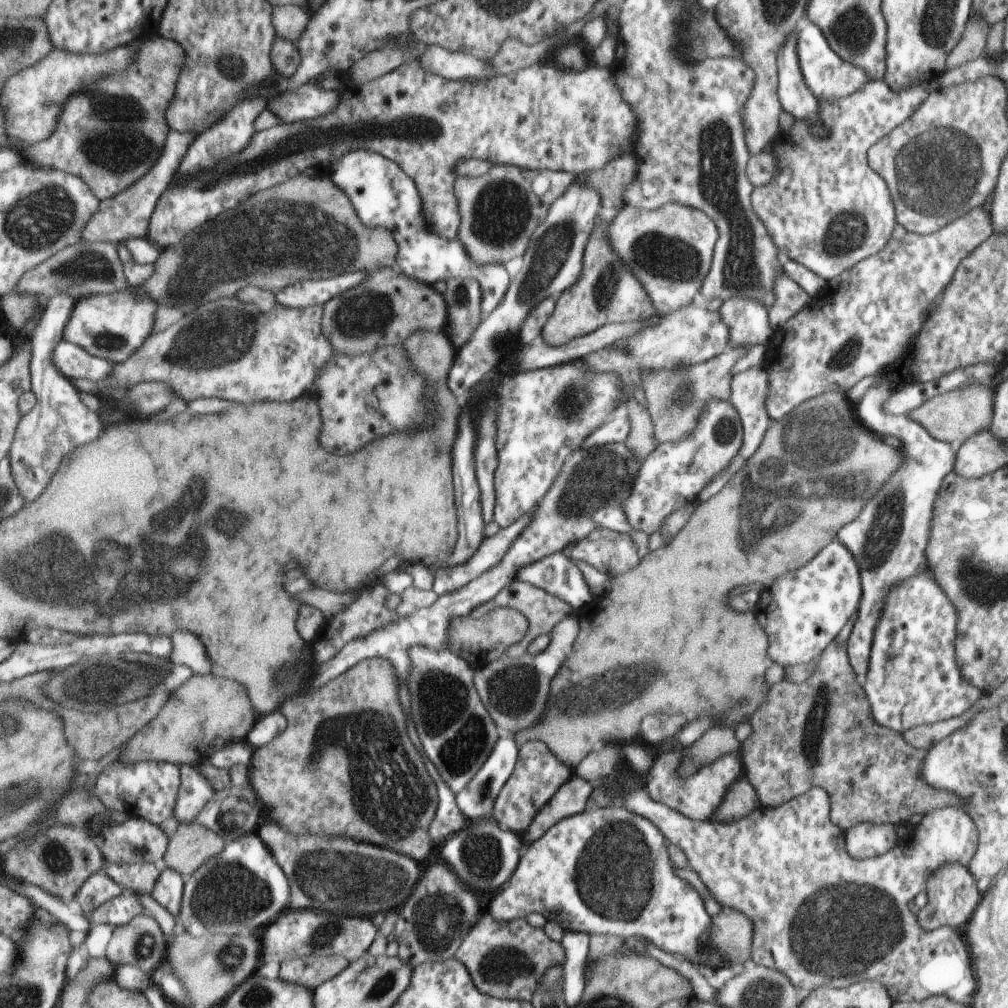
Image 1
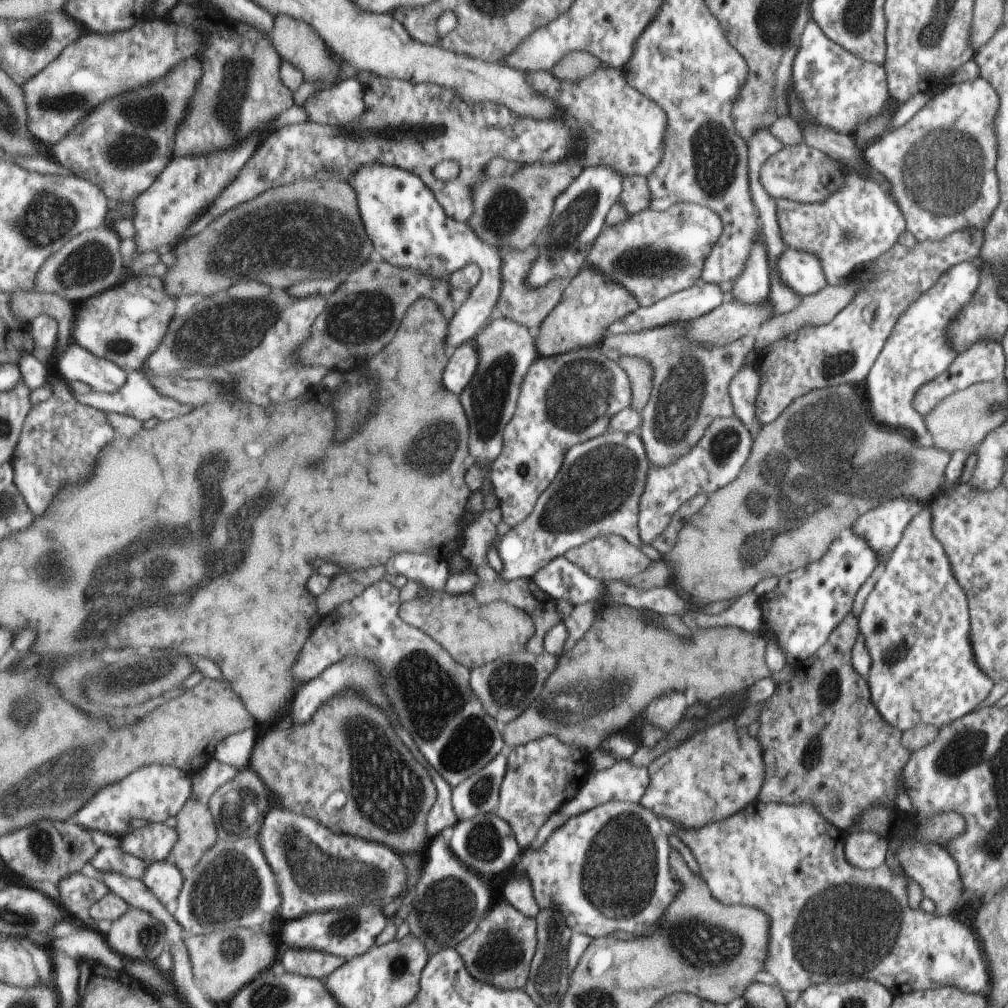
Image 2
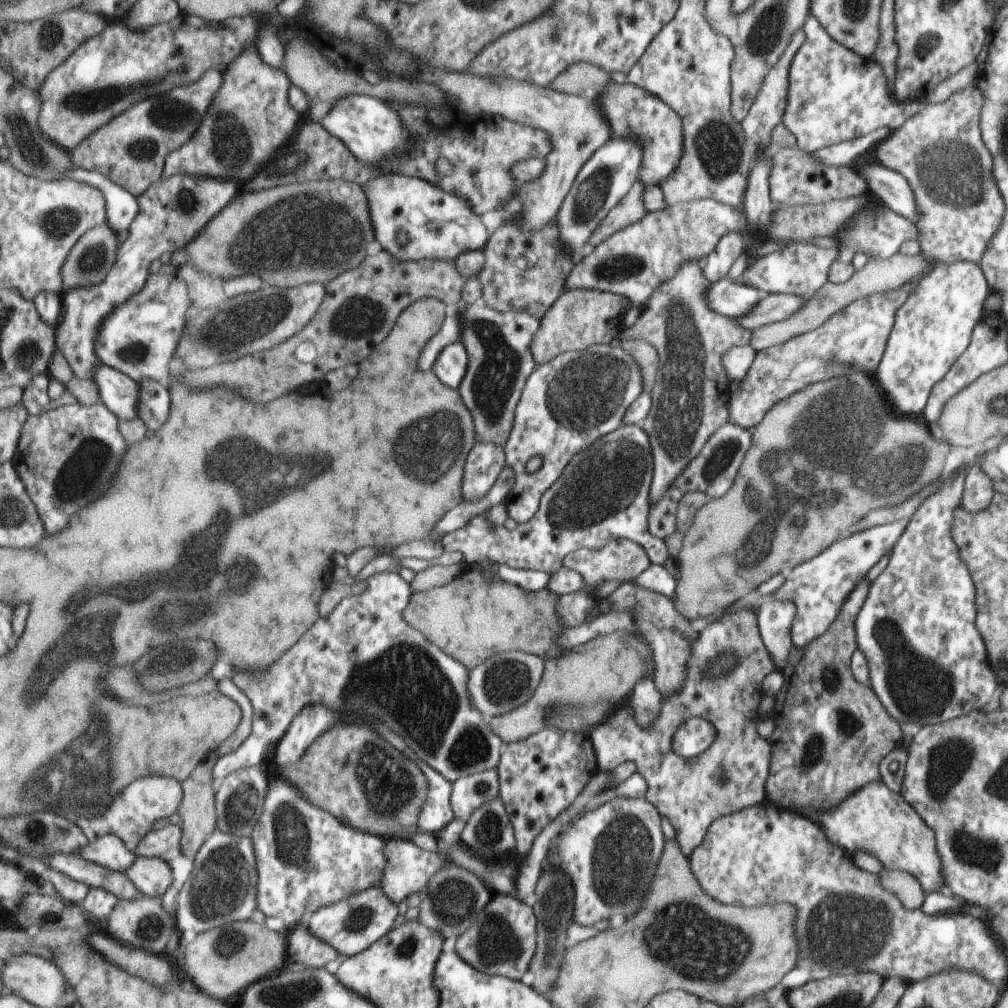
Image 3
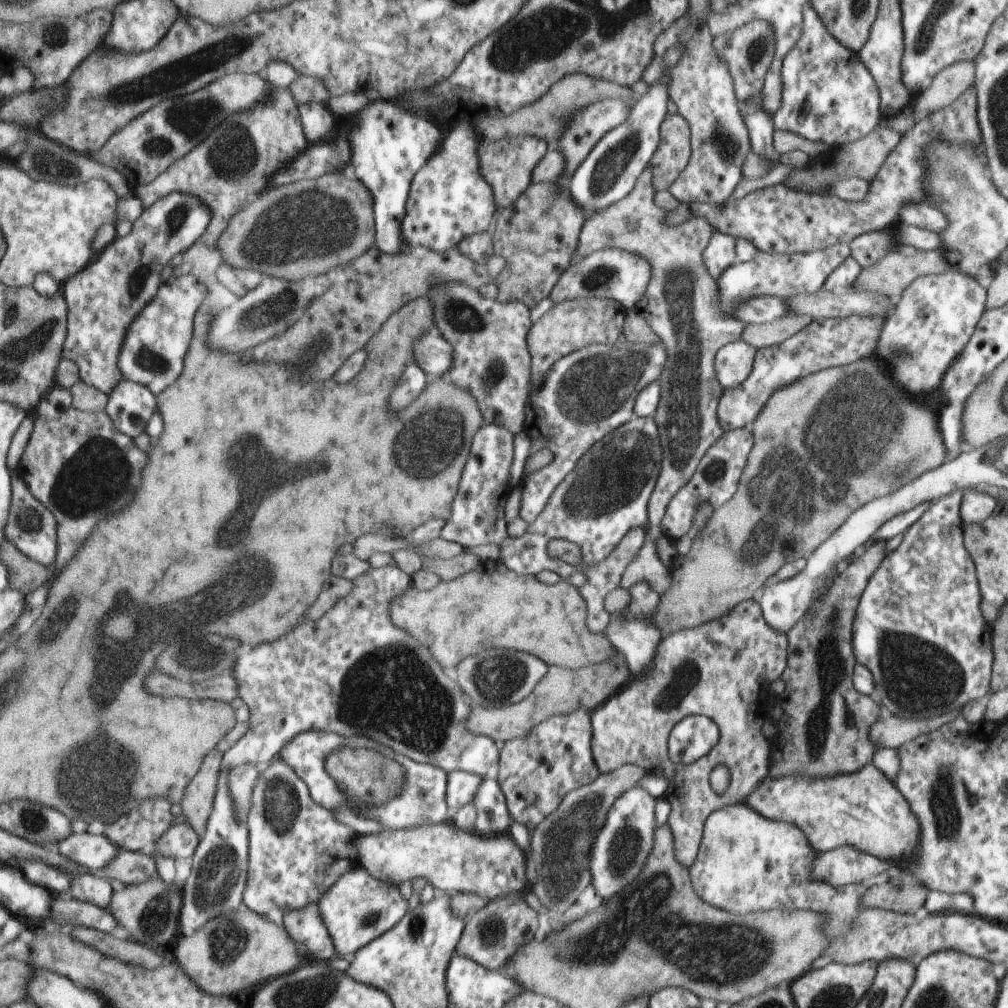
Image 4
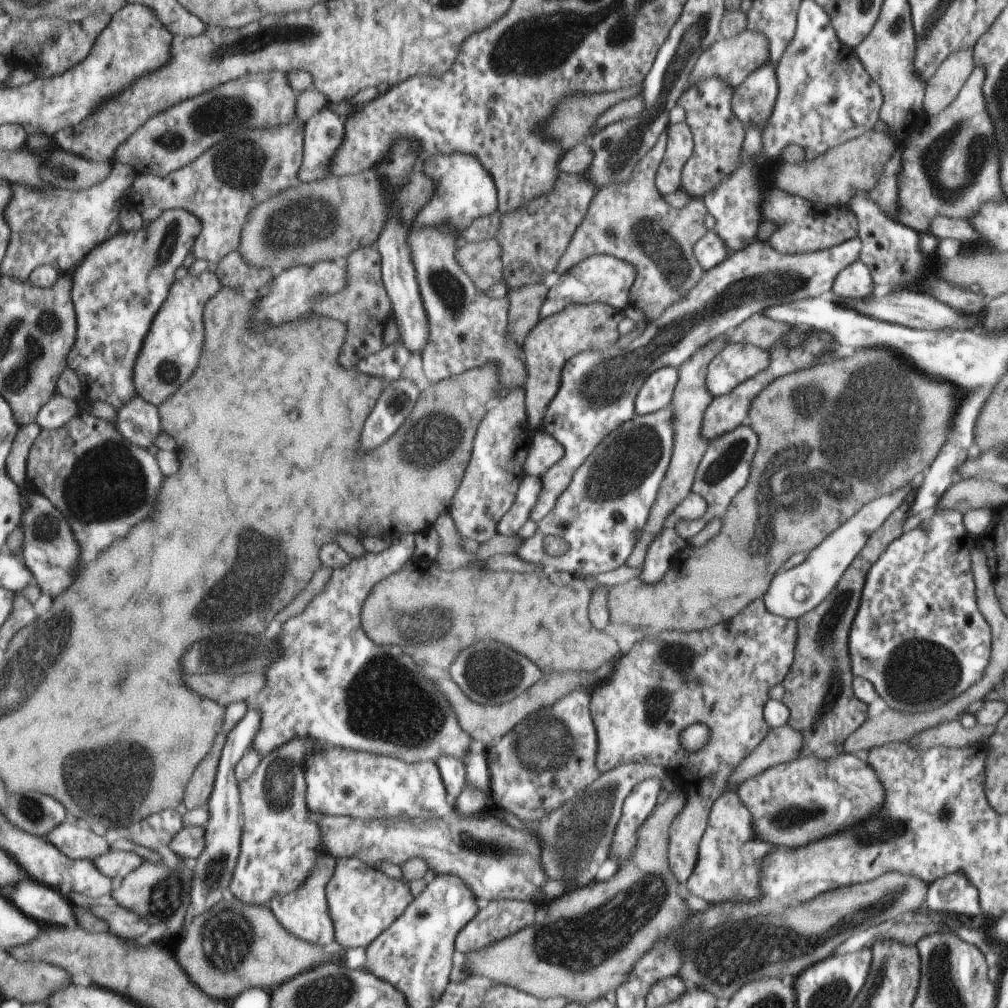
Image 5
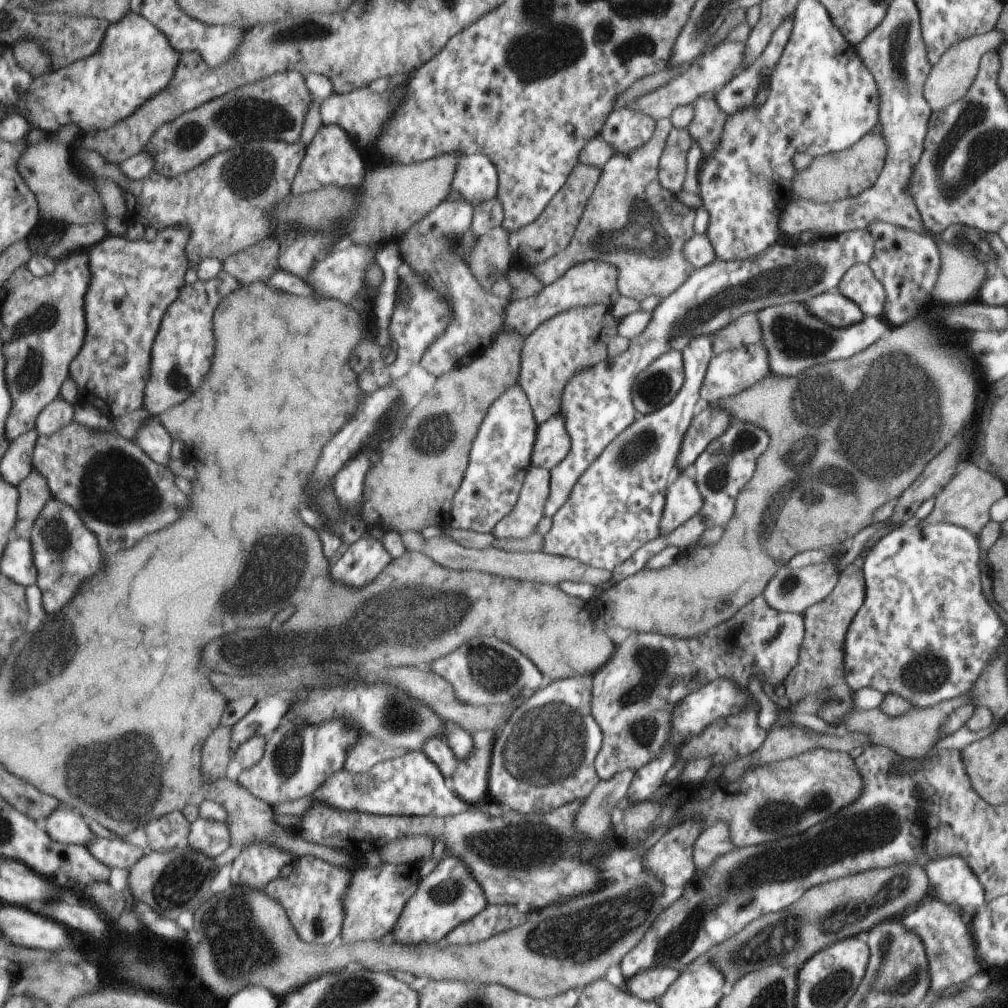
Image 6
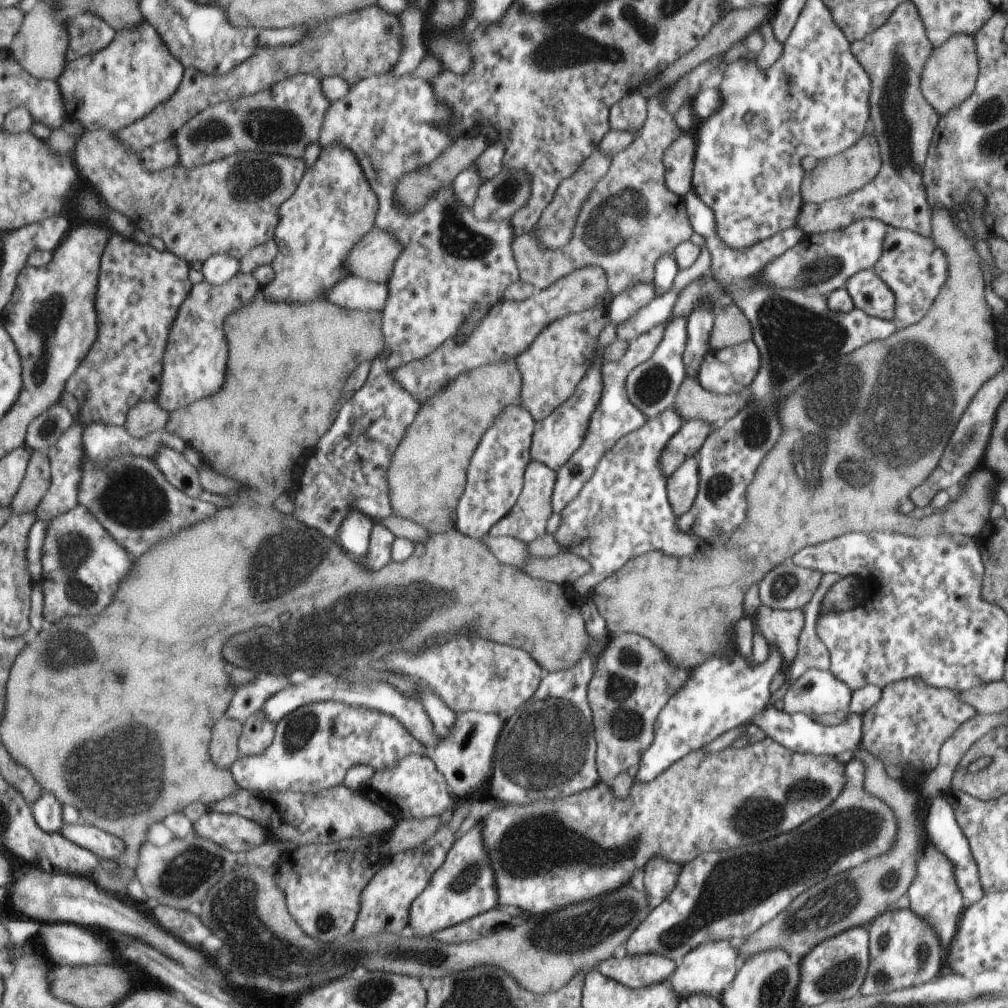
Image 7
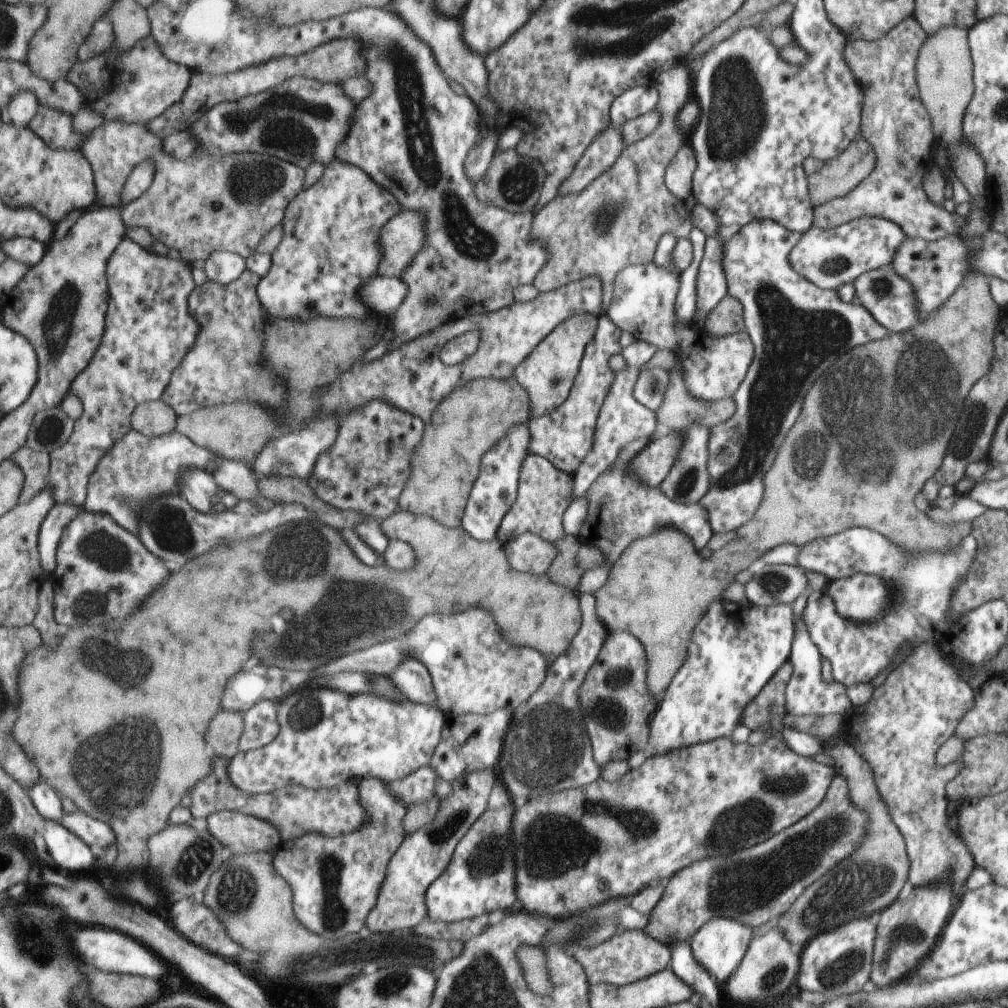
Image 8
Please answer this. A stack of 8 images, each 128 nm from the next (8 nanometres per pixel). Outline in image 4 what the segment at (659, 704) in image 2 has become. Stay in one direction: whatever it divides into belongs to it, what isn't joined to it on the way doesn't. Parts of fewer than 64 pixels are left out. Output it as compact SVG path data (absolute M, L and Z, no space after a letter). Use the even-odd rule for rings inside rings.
M646 166L627 196L609 205L607 209L597 211L584 219L574 254L584 257L601 249L620 248L648 259L648 263L652 267L648 288L645 289L644 296L636 304L635 310L648 319L647 326L658 338L664 350L667 351L667 364L662 366L657 380L660 392L658 403L651 416L655 420L656 426L659 427L662 458L665 457L665 462L660 462L661 478L656 478L657 490L652 490L653 502L649 502L649 530L645 530L644 544L641 545L639 553L624 570L619 586L629 590L637 583L646 582L649 588L659 596L671 584L671 578L667 574L664 564L660 561L661 558L656 554L656 538L662 536L660 532L661 518L667 512L668 502L691 480L692 474L699 466L700 458L723 434L723 427L716 418L716 406L719 404L724 388L716 379L715 356L723 345L739 340L745 324L722 311L715 279L704 266L703 252L708 245L707 240L711 236L711 228L709 228L707 219L695 217L674 227L669 227L667 211L654 202L653 189L651 167Z

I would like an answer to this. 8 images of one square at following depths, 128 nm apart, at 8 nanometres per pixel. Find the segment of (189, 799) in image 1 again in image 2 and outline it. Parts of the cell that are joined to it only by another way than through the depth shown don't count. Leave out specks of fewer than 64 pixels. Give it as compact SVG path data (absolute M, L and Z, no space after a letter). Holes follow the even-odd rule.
M213 759L196 774L192 775L192 796L207 802L223 784L231 782L241 771L227 763Z

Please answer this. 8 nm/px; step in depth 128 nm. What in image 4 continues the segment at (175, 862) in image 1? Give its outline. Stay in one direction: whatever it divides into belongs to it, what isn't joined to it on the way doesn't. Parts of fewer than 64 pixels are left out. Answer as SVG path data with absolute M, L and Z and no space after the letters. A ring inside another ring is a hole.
M219 747L213 749L204 758L198 773L188 784L182 798L182 814L186 817L187 824L196 830L200 838L208 829L208 822L214 811L214 802L223 770L224 753Z

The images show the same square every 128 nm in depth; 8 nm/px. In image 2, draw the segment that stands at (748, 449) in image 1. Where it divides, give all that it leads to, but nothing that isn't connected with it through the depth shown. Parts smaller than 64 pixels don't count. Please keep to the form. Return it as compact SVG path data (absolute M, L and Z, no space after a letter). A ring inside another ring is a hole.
M744 365L731 378L731 383L728 385L728 394L731 396L734 415L744 423L749 432L752 431L752 436L755 436L755 432L758 433L758 437L752 438L752 443L758 440L763 429L754 415L759 383L760 378L755 366Z

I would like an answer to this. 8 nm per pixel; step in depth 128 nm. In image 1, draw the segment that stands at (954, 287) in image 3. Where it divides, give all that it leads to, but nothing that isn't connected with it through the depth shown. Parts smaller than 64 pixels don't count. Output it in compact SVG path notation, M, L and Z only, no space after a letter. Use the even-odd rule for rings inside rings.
M914 342L910 345L909 350L906 351L905 355L902 355L897 361L892 362L892 365L885 367L885 370L878 371L877 375L880 380L869 387L865 394L860 400L860 404L857 405L857 414L864 424L865 428L869 432L873 432L881 439L885 439L894 442L897 446L901 447L902 461L900 465L895 467L895 470L888 476L888 479L881 484L881 487L877 492L870 496L866 500L864 506L861 507L859 516L853 519L853 522L849 522L845 526L845 530L837 533L837 540L844 544L845 548L848 548L849 552L855 556L857 566L861 569L861 574L865 574L865 598L861 598L861 610L857 610L856 618L853 621L848 639L845 642L845 650L848 656L848 662L852 667L852 670L857 678L857 682L863 685L863 690L869 706L871 707L871 715L873 720L882 727L894 730L895 732L902 733L904 730L912 729L916 726L927 726L935 725L938 722L948 721L952 718L960 717L963 713L967 712L973 704L979 701L979 698L983 696L983 692L975 688L972 684L966 683L957 670L957 665L954 659L954 646L953 637L955 636L955 609L952 604L946 599L945 593L942 591L938 583L934 581L934 576L930 572L928 565L926 564L926 557L924 556L924 550L927 546L929 533L932 525L932 512L934 502L937 498L937 491L941 486L942 478L951 470L955 468L955 447L949 443L938 441L932 436L929 436L928 431L924 429L919 423L913 422L910 416L907 415L890 415L888 412L883 410L883 404L885 400L888 400L901 385L911 383L911 380L906 381L907 376L915 376L912 374L912 358L915 357L916 347Z

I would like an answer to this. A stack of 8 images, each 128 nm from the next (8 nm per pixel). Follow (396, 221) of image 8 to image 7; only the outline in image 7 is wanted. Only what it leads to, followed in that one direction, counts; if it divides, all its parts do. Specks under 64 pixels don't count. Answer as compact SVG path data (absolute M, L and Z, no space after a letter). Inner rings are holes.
M373 226L348 254L348 276L374 283L386 283L399 250L401 248L395 244L395 240L391 240L389 233Z

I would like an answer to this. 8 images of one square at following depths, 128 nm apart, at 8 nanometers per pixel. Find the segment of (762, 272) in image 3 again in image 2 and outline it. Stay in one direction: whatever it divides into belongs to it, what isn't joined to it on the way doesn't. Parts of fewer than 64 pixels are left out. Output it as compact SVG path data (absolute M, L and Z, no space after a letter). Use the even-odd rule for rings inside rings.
M785 248L779 255L776 269L781 282L801 297L815 294L827 284L820 260L803 251Z

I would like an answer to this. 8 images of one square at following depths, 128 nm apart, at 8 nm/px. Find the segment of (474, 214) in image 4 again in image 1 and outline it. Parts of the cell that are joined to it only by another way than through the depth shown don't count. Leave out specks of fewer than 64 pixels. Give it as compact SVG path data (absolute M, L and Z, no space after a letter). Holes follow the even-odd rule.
M355 149L332 162L331 180L349 196L358 219L366 227L383 227L396 244L395 267L409 278L420 279L430 285L437 280L472 278L480 290L480 312L488 315L502 301L508 278L505 267L499 264L476 265L466 255L455 238L447 240L429 233L420 211L420 198L414 182L395 164L378 152Z

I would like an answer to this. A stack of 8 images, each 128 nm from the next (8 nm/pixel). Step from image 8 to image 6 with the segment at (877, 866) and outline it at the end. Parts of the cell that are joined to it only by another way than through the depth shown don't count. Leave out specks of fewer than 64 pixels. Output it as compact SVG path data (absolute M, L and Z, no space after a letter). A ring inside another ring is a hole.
M893 864L886 868L873 868L863 870L849 877L836 879L824 884L813 886L795 904L780 912L759 917L751 924L745 926L740 933L733 934L725 942L721 942L713 950L708 952L709 962L713 962L720 968L725 976L727 984L736 984L743 974L753 972L754 969L763 968L767 964L779 964L779 966L793 967L798 970L813 954L825 949L825 946L833 945L833 942L859 936L861 933L873 929L893 916L903 916L905 906L924 901L927 892L927 872L917 864Z

